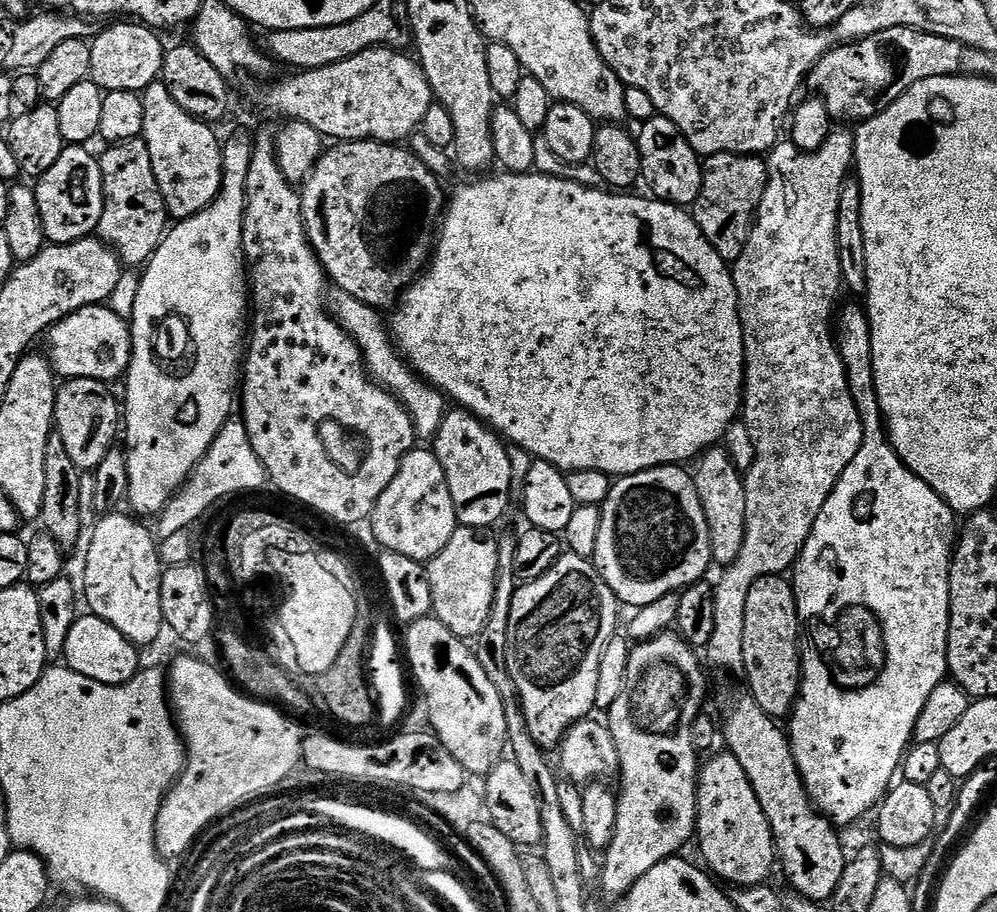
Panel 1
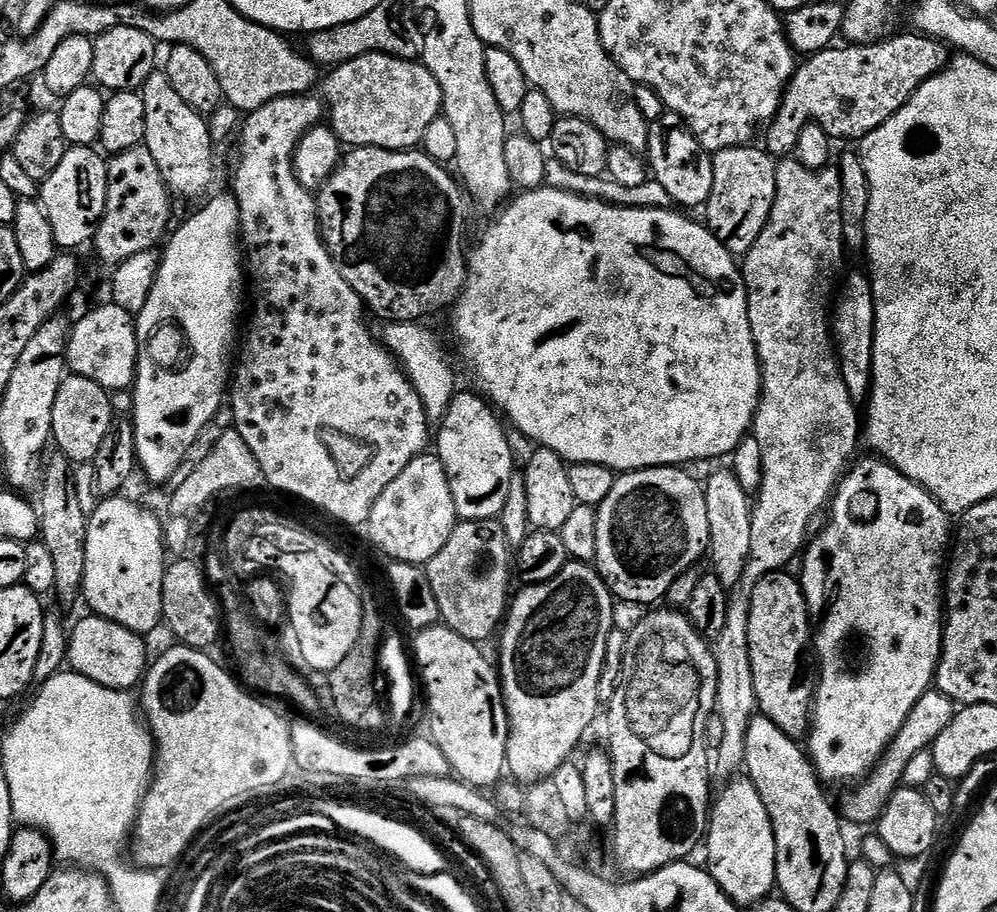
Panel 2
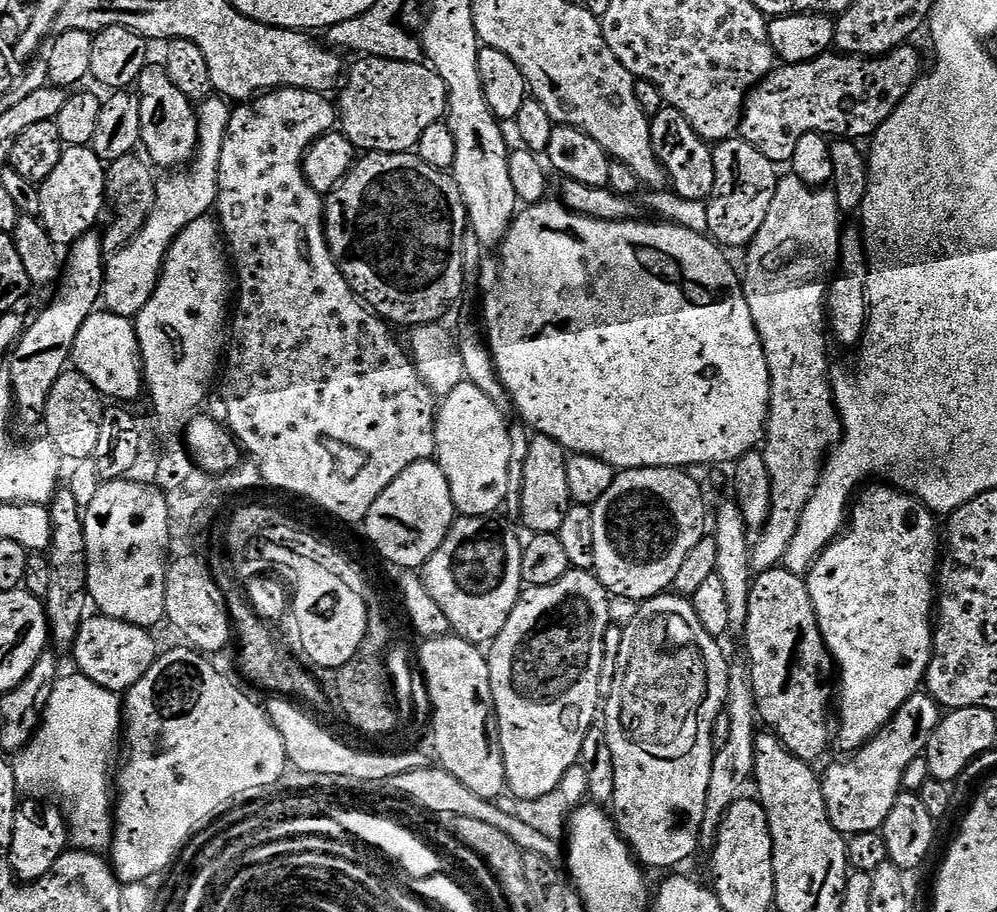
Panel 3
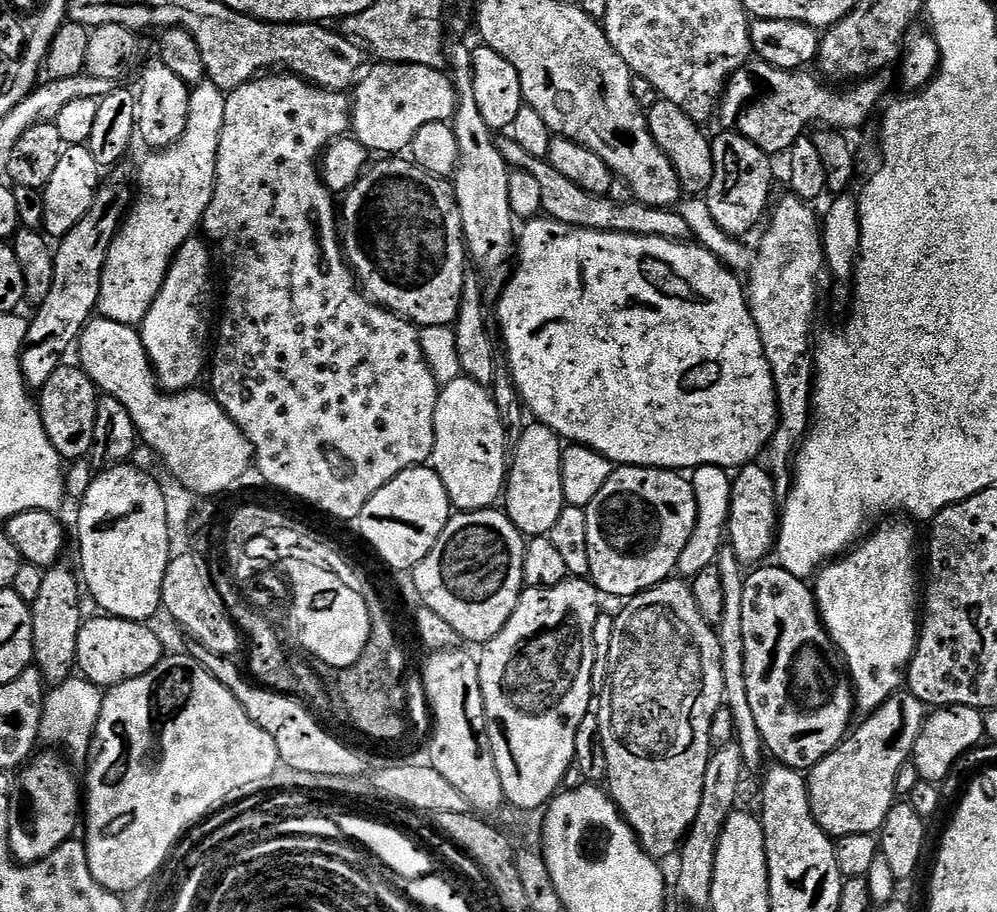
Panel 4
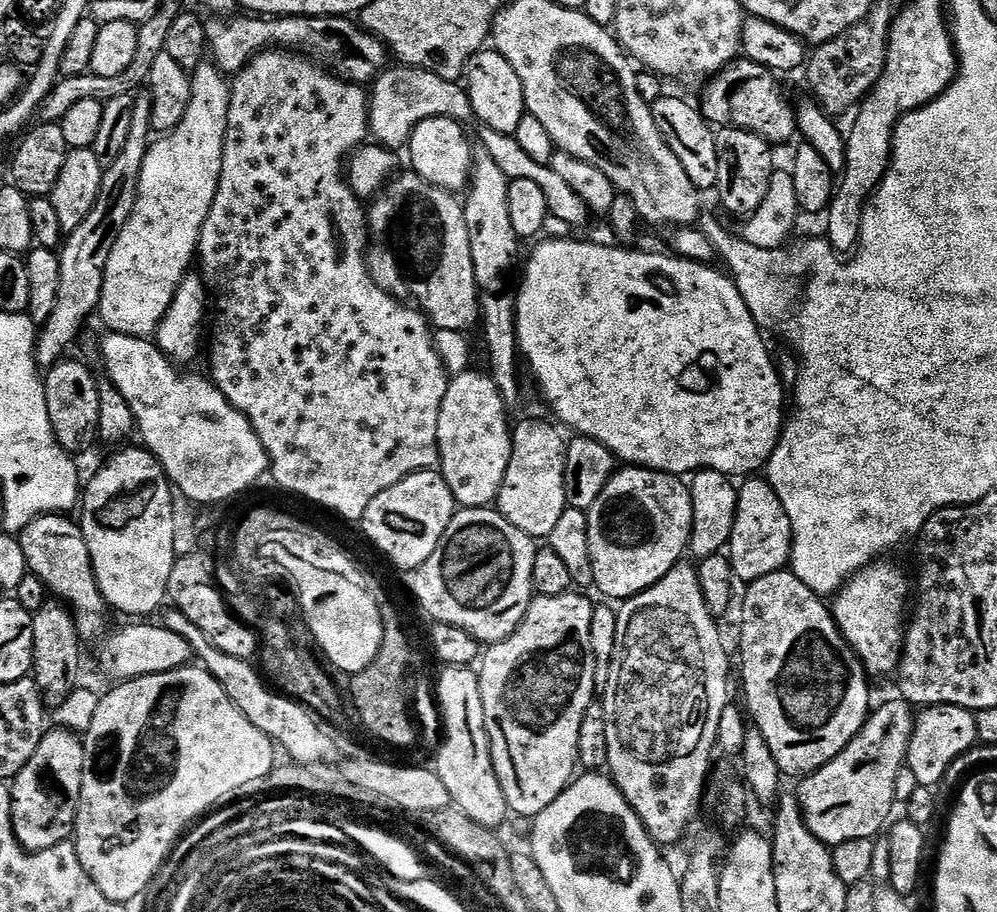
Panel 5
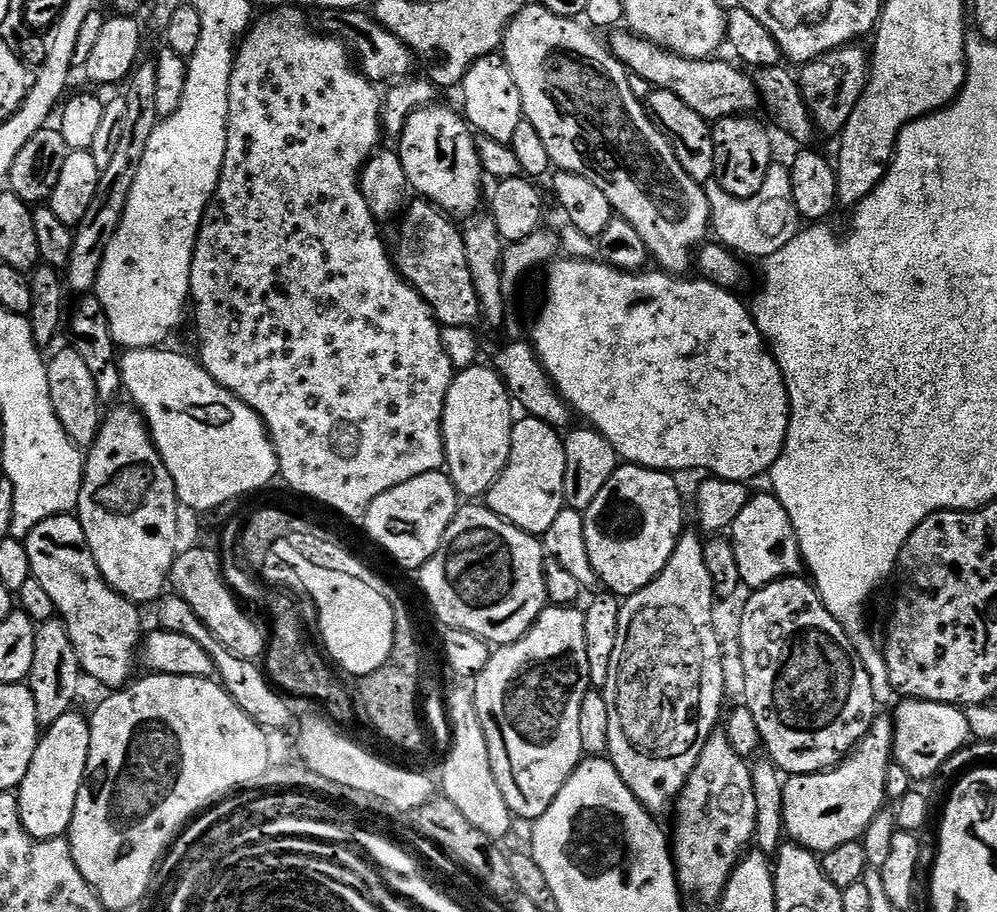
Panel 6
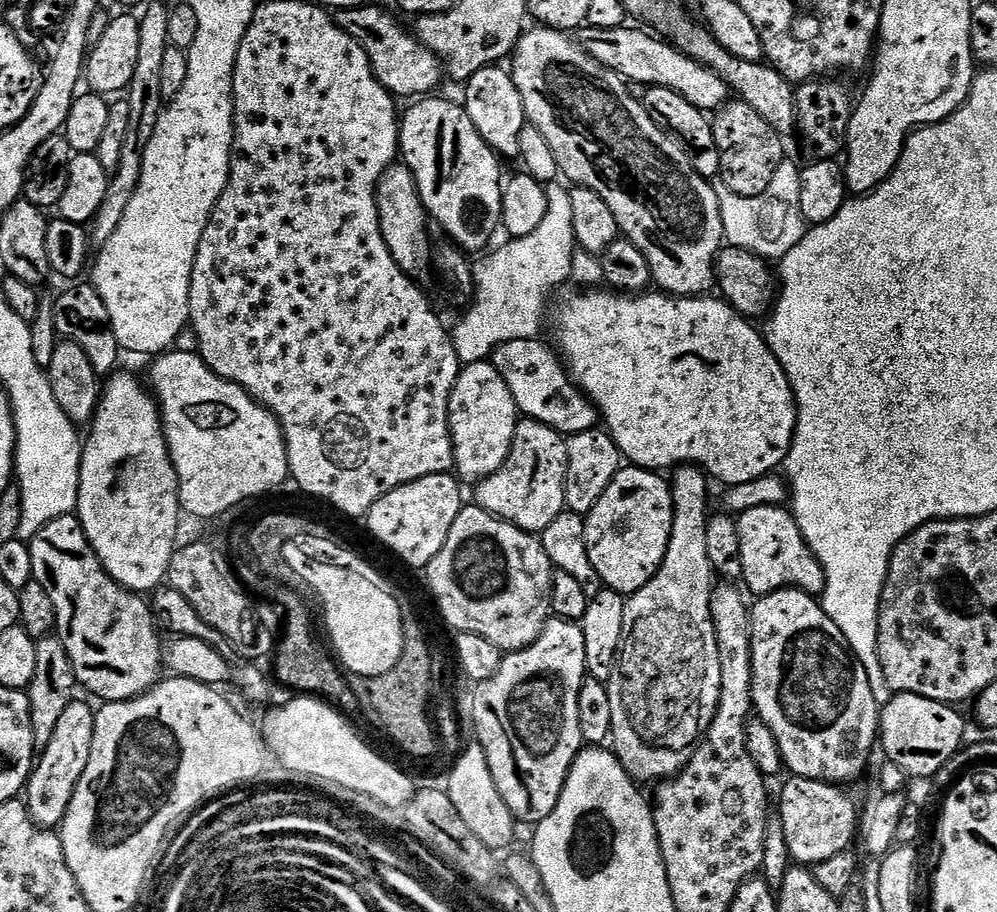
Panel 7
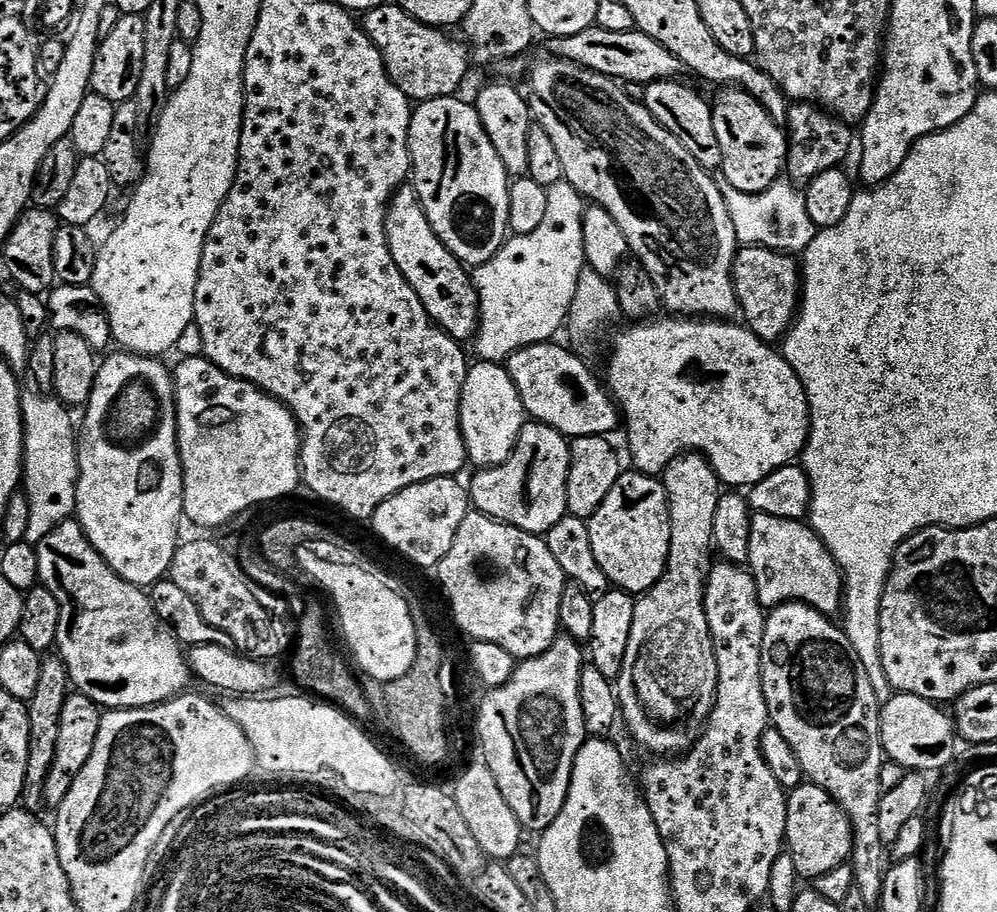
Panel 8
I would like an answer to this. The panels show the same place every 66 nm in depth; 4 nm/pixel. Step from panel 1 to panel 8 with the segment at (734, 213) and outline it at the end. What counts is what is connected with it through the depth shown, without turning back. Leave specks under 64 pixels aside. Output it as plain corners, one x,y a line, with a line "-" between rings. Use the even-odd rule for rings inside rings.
728,88
715,101
711,101
712,126
714,128
714,138
720,151
719,175
722,174
723,183
729,184
734,190
754,195
764,192
778,180
777,174
785,167
788,155
788,142
786,132
783,127
776,128
773,115
768,112
763,104
758,103
748,92
742,92
738,88

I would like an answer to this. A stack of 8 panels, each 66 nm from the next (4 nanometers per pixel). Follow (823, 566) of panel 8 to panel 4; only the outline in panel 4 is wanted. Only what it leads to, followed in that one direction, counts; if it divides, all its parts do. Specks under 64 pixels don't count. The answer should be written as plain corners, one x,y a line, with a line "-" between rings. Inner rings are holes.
760,462
744,465
732,481
732,510
727,535
731,549
744,566
760,566
767,561
764,559
771,554
772,547
773,552
777,547
778,529
782,524
782,508
780,504
776,505
778,489
773,473
762,465

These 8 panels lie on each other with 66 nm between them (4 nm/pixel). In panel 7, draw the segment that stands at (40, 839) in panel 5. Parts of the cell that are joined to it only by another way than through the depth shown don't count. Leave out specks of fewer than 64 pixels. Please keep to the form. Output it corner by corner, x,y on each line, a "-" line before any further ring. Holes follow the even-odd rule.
76,698
62,710
62,716
50,730
49,736
52,737
49,738
44,753
41,756
39,753
38,763
32,775
28,777
26,785
28,817
38,827
52,830
64,819
70,798
80,781
80,775
86,770
86,762
92,753
95,721
93,705
83,704
80,698

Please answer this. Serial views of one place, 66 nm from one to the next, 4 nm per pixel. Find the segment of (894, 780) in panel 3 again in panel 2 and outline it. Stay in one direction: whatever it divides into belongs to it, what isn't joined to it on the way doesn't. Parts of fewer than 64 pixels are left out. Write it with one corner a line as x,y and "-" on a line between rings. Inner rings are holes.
935,690
928,691
914,706
914,710
910,710
906,722
902,722
902,730
898,730
898,734
892,739
890,746
884,751
875,768
853,787
856,788
853,792
848,792
841,798
840,804
838,800
839,815
847,823
849,820
852,824
875,825
890,802
891,796
901,787
901,780
910,760
919,752
927,752
931,749
938,734
942,734
942,730
946,730
946,726
950,726
957,711
957,705
953,704
946,694

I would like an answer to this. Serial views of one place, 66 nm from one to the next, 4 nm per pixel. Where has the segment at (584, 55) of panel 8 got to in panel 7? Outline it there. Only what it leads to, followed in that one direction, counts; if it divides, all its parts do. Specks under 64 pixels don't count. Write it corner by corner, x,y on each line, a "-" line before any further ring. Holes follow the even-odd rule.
588,26
579,33
581,36
578,36
578,40
592,59
602,66
614,70
625,81
631,82
633,85
636,83
674,90
674,94
686,98
686,102
690,102
690,106
699,108
705,114
719,109
729,99
728,84
722,82
722,78
718,78
718,74
714,74
712,68
706,68
694,62
685,52
676,49
674,44
651,31
636,28
625,26
602,30

